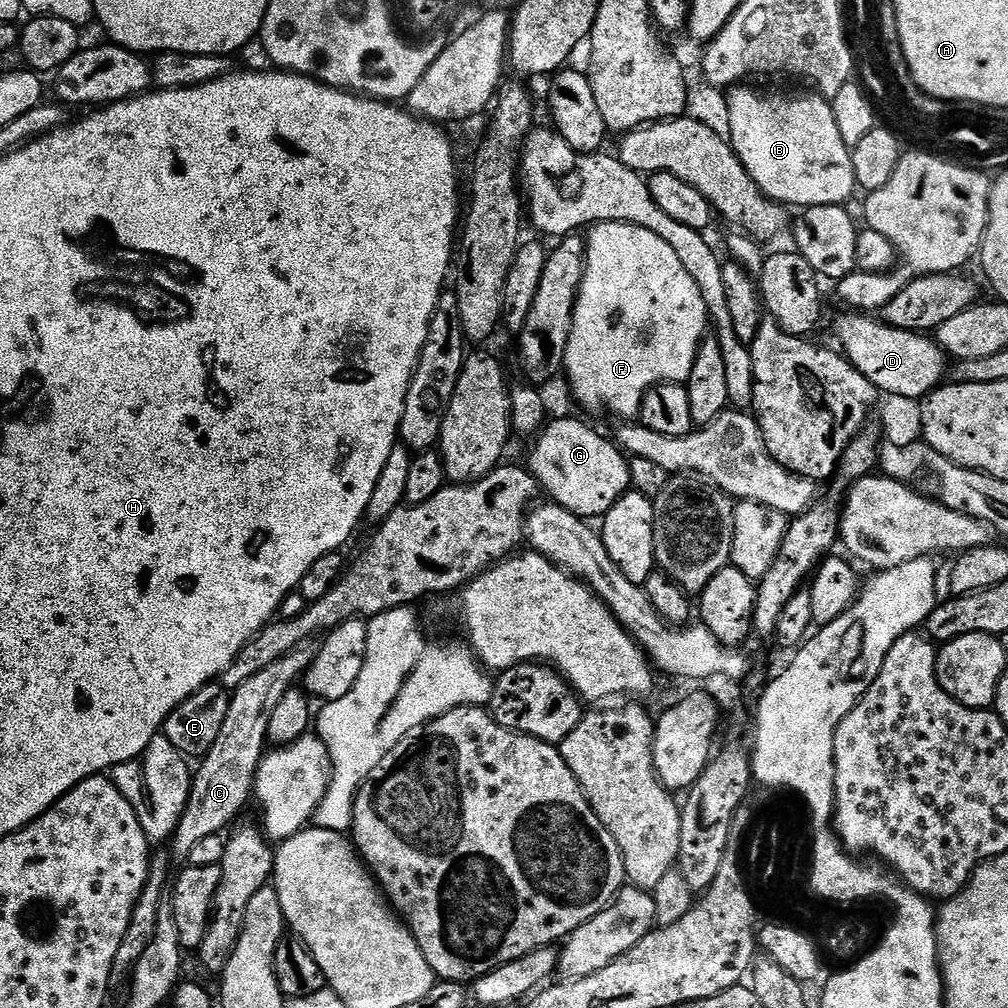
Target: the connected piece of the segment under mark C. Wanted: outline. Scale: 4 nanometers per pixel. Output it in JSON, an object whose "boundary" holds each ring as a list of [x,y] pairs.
{"boundary":[[[319,643],[302,644],[295,652],[270,662],[266,670],[258,670],[258,674],[246,678],[242,686],[231,689],[230,710],[226,713],[222,731],[214,746],[210,746],[208,753],[199,761],[200,769],[195,769],[184,813],[180,815],[176,833],[170,841],[170,851],[177,861],[187,862],[190,850],[194,850],[197,842],[202,842],[202,838],[207,836],[221,835],[225,831],[223,828],[227,829],[233,823],[231,820],[247,802],[249,804],[256,785],[256,770],[268,744],[274,706],[278,706],[286,690],[293,688],[298,678],[304,676],[319,650]]]}

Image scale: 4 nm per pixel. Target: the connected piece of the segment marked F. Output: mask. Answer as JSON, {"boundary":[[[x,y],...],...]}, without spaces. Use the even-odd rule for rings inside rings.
{"boundary":[[[598,224],[586,236],[584,277],[572,314],[572,329],[564,351],[563,375],[568,375],[572,396],[584,408],[596,412],[600,404],[612,416],[632,422],[640,415],[644,395],[656,384],[687,381],[696,351],[710,328],[702,290],[686,274],[678,254],[650,230],[636,224]]]}

